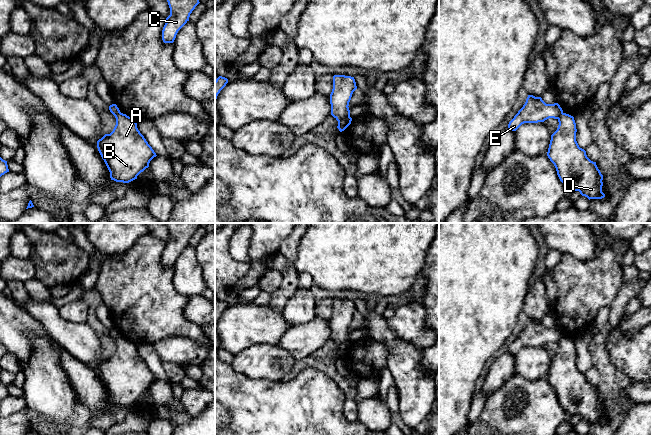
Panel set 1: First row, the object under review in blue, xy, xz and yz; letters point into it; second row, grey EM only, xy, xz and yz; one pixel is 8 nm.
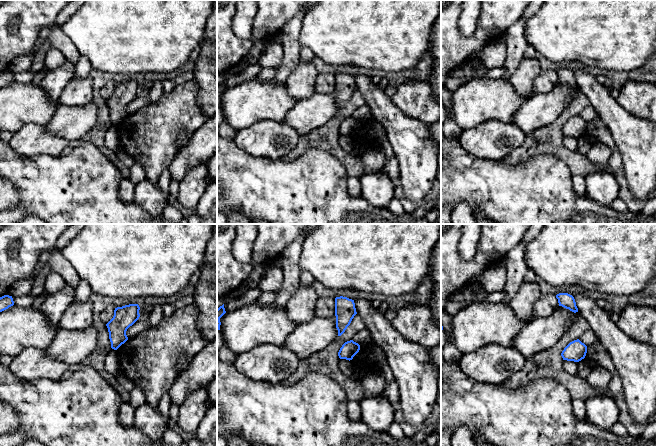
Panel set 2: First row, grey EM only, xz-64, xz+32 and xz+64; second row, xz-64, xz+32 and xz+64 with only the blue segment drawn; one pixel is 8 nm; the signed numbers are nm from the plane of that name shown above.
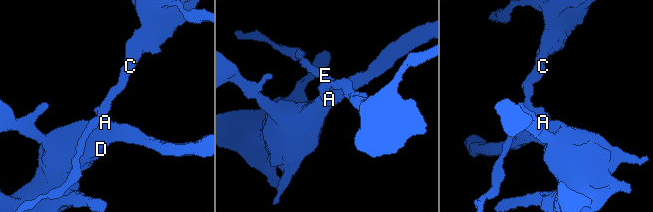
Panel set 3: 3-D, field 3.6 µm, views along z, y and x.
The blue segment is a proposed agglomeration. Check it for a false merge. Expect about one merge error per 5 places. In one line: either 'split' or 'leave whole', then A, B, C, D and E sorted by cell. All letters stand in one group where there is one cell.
split; A B D / C E

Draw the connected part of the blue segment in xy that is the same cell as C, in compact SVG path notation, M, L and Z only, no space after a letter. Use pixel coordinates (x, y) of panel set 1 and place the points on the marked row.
M167 0L170 15L162 30L164 43L173 43L178 31L189 21L190 14L200 3L199 0Z

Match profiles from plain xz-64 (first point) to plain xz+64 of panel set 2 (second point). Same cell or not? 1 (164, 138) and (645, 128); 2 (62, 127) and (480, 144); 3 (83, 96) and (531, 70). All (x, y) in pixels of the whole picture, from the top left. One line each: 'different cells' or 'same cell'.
1: different cells
2: different cells
3: same cell

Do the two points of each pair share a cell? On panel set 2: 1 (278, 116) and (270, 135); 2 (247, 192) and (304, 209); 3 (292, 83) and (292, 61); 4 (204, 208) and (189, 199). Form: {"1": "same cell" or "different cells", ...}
{"1": "different cells", "2": "same cell", "3": "different cells", "4": "different cells"}

